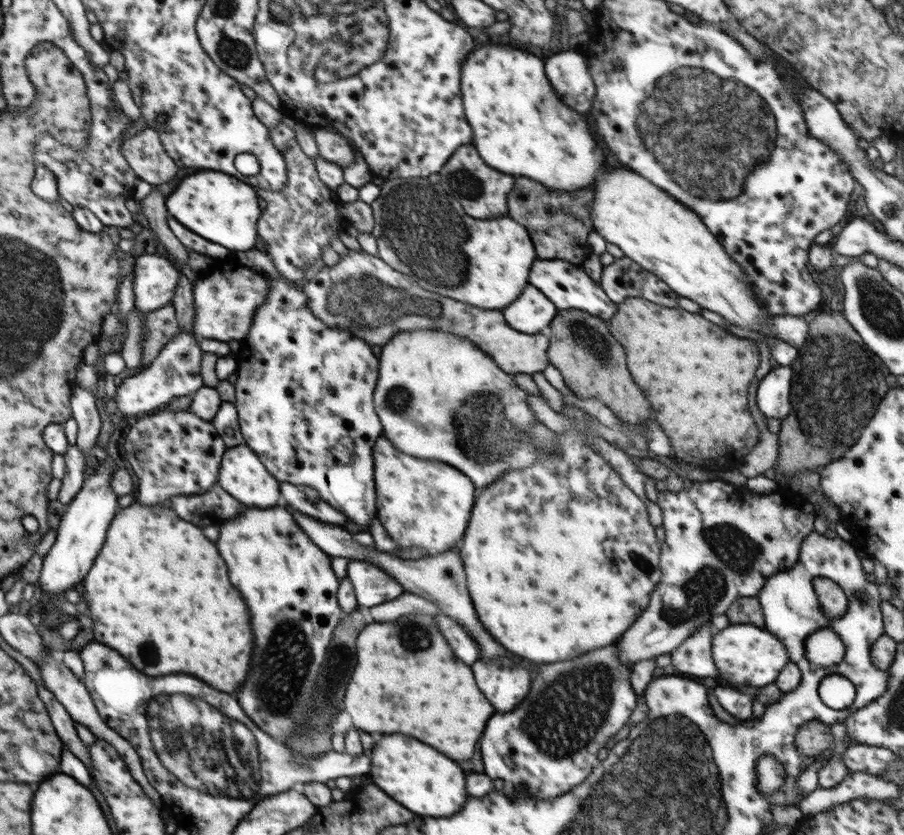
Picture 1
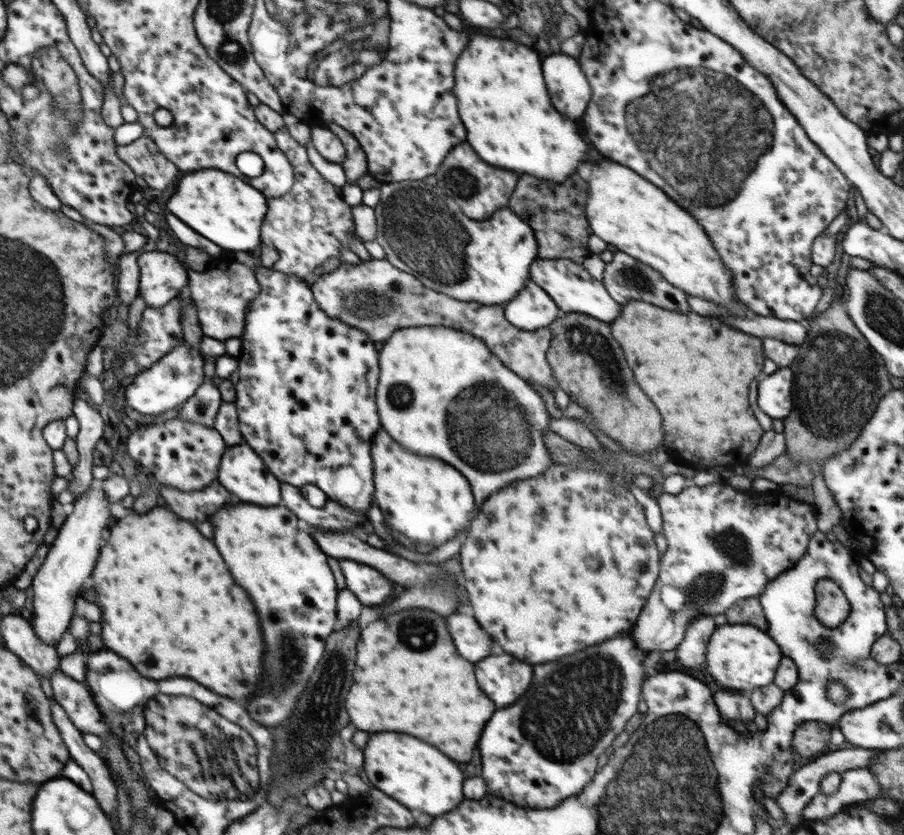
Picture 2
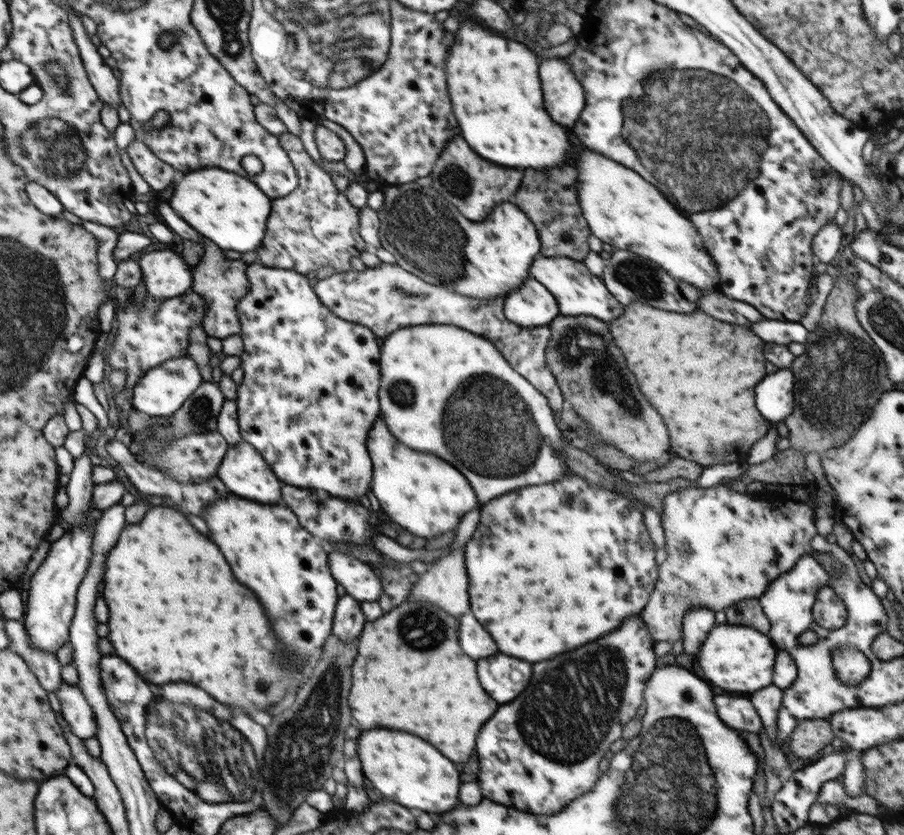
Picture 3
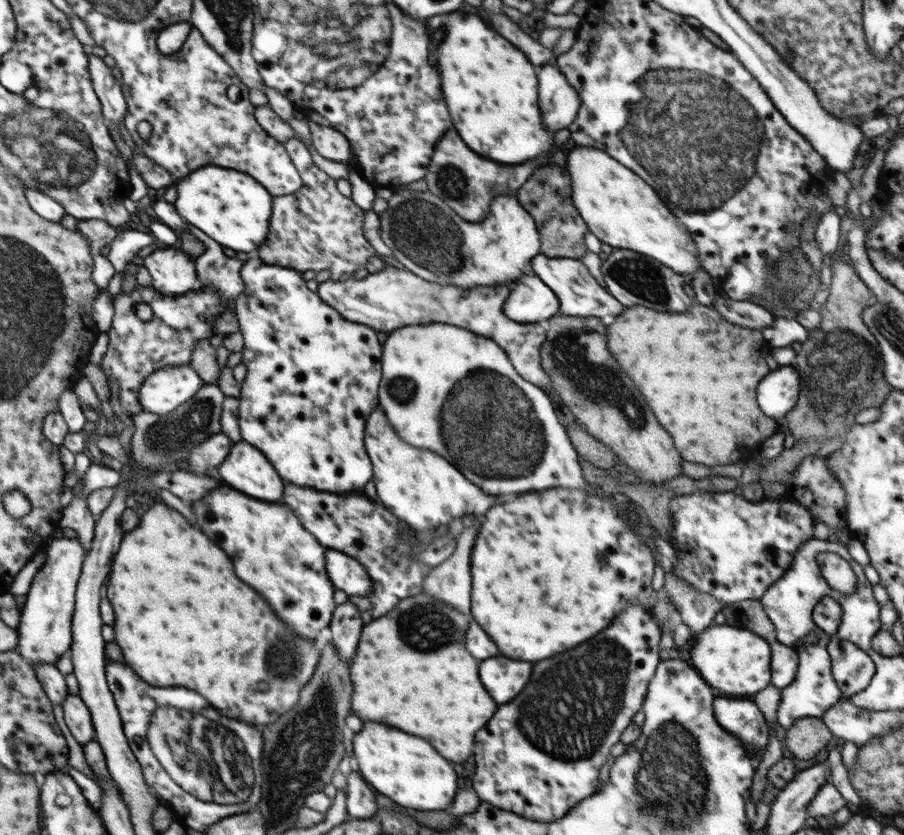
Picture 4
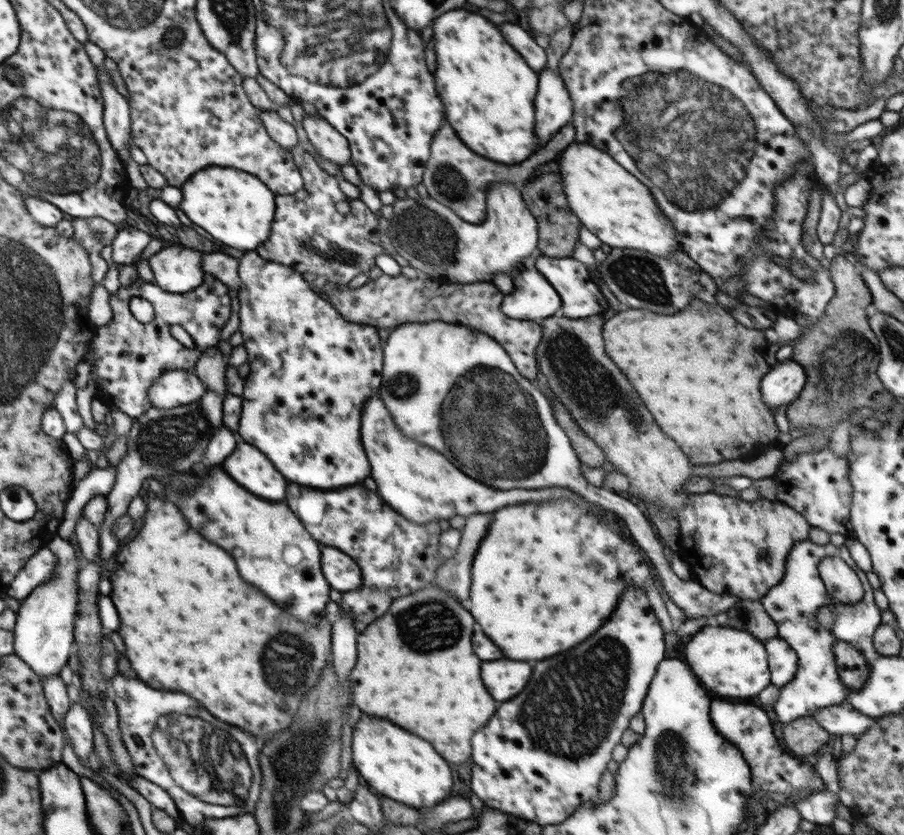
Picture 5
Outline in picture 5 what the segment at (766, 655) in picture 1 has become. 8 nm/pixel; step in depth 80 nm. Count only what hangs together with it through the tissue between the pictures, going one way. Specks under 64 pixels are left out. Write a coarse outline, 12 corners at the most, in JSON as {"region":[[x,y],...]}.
{"region":[[714,622],[686,644],[686,664],[718,696],[770,684],[760,639]]}

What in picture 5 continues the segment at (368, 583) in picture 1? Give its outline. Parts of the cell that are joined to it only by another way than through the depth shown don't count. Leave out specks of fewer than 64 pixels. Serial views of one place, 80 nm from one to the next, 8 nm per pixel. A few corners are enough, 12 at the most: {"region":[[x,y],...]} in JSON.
{"region":[[322,545],[321,569],[334,590],[361,587],[358,563]]}

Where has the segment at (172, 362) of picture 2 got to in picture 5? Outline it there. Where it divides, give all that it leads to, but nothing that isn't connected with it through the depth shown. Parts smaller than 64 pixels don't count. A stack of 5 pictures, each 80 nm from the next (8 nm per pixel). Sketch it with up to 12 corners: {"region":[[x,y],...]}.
{"region":[[170,370],[149,391],[152,408],[200,402],[209,393],[194,371]]}

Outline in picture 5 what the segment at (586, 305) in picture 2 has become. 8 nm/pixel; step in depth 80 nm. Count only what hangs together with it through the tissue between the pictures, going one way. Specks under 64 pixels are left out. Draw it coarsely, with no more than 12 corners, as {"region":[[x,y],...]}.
{"region":[[540,255],[538,269],[569,319],[610,318],[612,308],[586,264]]}

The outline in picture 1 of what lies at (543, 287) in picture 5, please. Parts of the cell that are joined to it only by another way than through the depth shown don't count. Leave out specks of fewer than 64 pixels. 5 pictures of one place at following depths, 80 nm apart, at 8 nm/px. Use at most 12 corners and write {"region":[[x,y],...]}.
{"region":[[528,283],[502,309],[506,322],[529,335],[551,333],[557,306]]}

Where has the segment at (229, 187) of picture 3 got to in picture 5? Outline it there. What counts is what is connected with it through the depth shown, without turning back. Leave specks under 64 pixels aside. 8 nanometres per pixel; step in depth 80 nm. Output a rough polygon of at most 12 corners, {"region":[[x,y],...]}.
{"region":[[203,168],[184,214],[236,250],[268,240],[270,188],[237,168]]}

